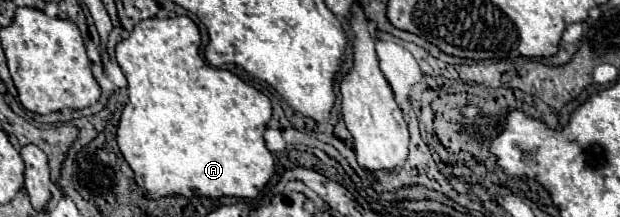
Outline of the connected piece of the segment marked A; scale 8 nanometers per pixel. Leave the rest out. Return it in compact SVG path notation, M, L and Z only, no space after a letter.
M175 16L175 18L165 18L165 20L151 18L151 20L143 20L141 24L137 24L133 28L131 36L117 44L117 64L121 66L121 70L127 78L129 102L133 106L133 110L123 108L119 128L117 128L117 144L119 144L119 150L125 158L125 162L135 172L135 180L145 190L147 198L161 198L161 196L187 196L189 198L189 190L193 190L199 196L207 196L207 198L221 198L221 196L255 198L263 190L263 186L271 180L271 176L275 172L273 154L267 150L265 140L263 140L263 130L267 128L267 122L271 118L271 102L265 94L261 94L257 88L245 84L233 72L213 68L199 56L199 28L189 16Z

